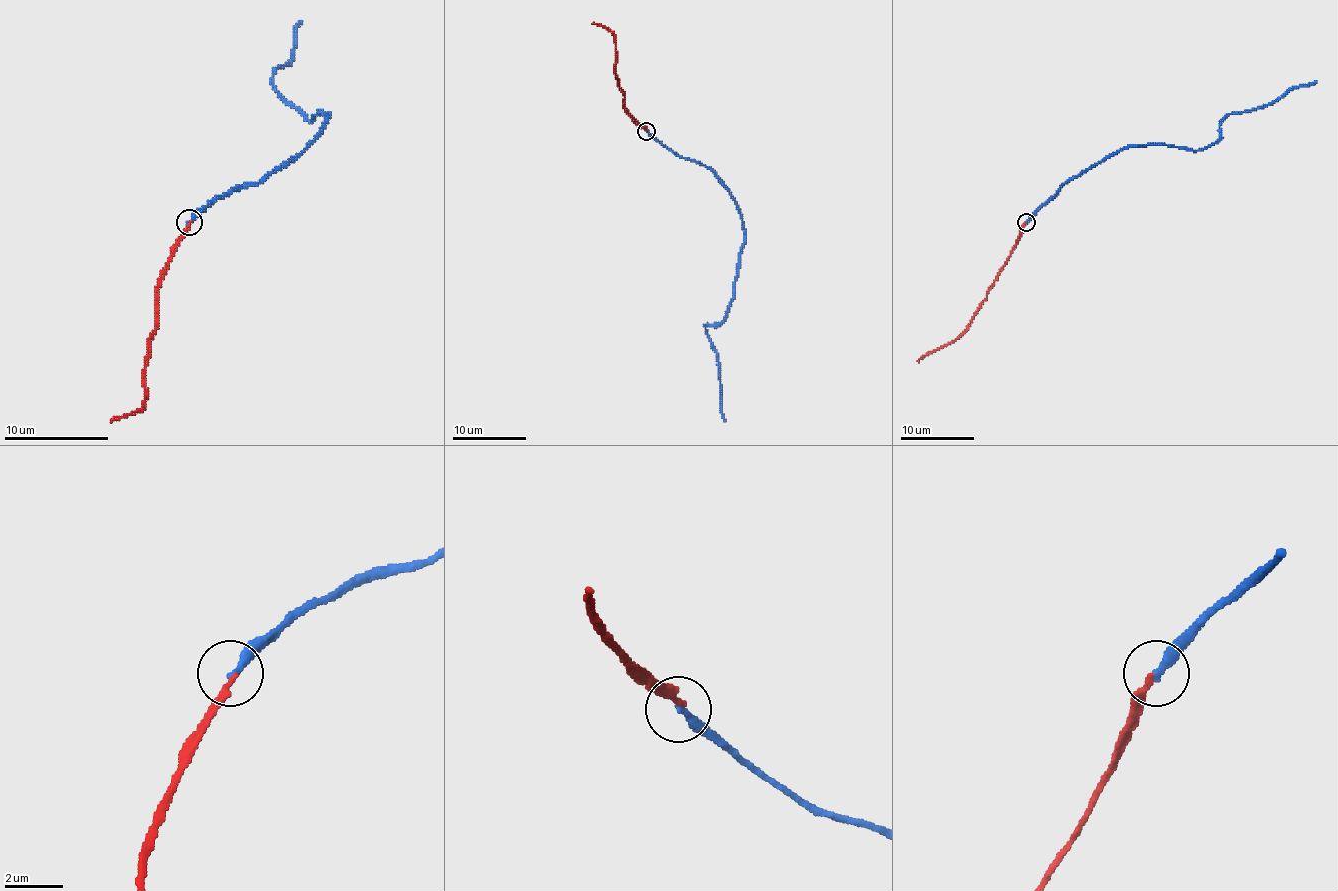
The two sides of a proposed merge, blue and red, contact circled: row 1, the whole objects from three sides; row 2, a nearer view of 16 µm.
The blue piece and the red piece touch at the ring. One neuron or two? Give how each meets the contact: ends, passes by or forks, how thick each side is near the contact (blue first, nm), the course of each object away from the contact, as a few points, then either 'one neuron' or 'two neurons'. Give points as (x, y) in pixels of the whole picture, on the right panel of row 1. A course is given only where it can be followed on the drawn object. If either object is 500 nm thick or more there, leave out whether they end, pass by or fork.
blue ends; red ends; calibres 280 and 220 nm; course blue (1027, 222), (1062, 187), (1124, 148), (1171, 145), (1201, 150), (1217, 139), (1230, 113), (1263, 108), (1316, 81); course red (1025, 222), (1007, 262), (972, 322), (954, 340), (933, 350), (919, 362); two neurons

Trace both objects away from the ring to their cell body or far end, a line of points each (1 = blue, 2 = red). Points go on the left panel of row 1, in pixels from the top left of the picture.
1: (189, 222), (218, 198), (275, 172), (322, 130), (325, 112), (309, 120), (273, 83), (291, 60), (301, 21)
2: (189, 222), (161, 279), (158, 321), (148, 365), (145, 404), (137, 412), (111, 422)

